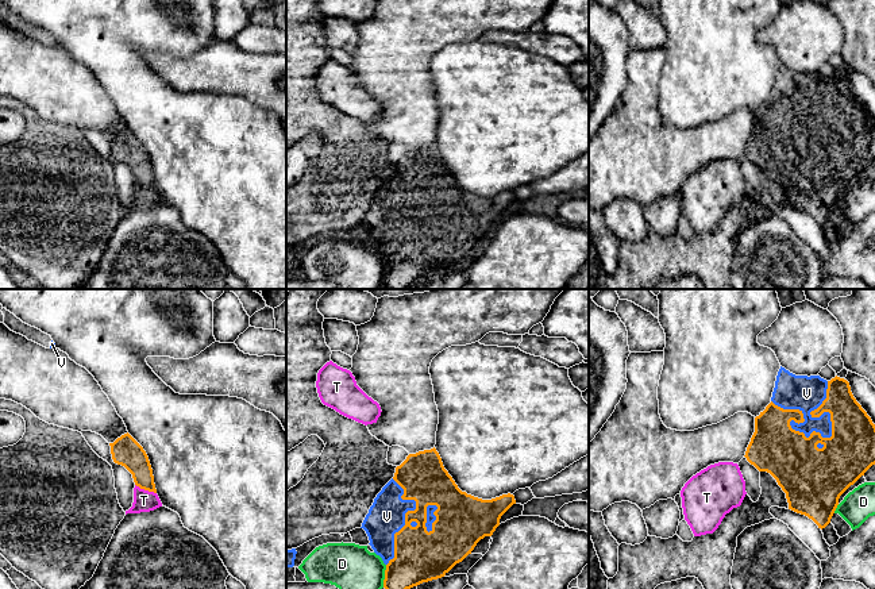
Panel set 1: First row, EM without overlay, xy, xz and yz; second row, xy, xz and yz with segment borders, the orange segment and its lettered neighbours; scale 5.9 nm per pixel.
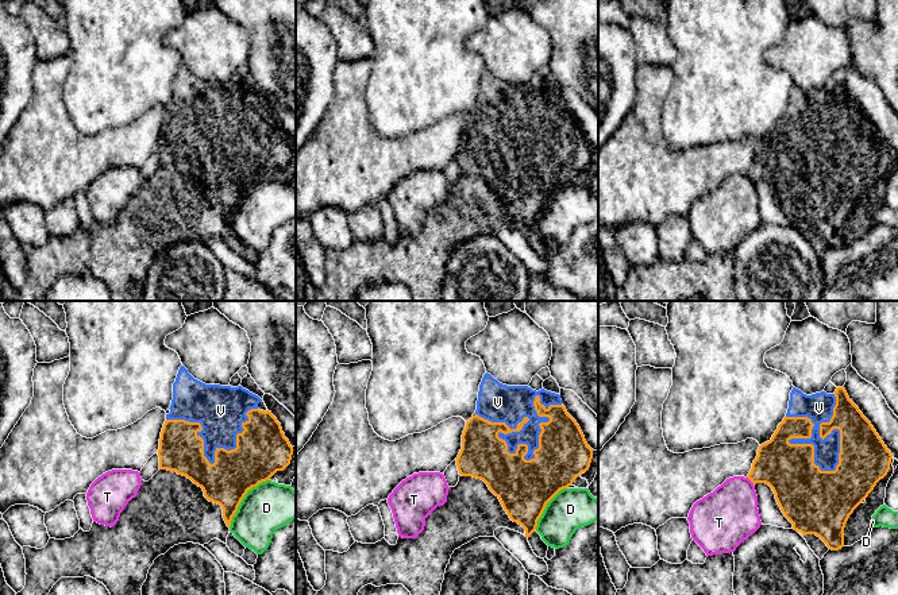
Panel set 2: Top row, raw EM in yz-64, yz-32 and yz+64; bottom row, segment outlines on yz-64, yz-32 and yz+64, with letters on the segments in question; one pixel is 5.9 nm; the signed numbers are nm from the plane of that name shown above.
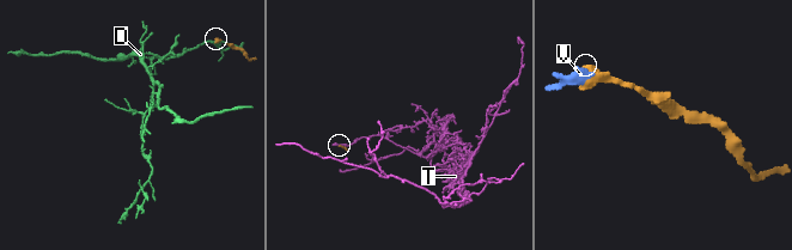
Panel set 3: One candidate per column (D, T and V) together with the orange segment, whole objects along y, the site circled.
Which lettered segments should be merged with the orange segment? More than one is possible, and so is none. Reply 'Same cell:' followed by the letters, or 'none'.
Same cell: V

